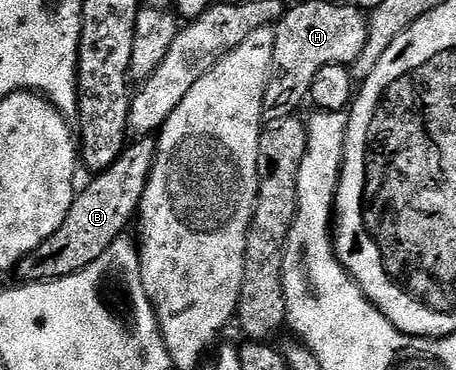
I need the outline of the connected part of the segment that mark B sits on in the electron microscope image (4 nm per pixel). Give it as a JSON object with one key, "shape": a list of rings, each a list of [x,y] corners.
{"shape":[[[135,137],[107,170],[91,177],[94,179],[75,193],[74,203],[62,227],[18,263],[16,274],[22,277],[21,281],[28,283],[63,278],[88,268],[88,264],[97,258],[103,258],[107,248],[127,233],[126,225],[135,221],[144,188],[148,188],[148,176],[152,172],[157,147],[157,137]]]}

